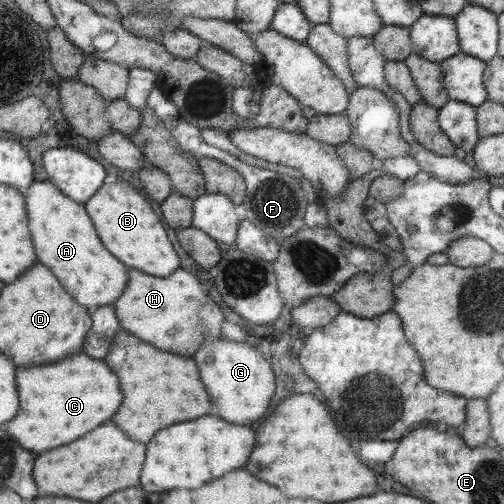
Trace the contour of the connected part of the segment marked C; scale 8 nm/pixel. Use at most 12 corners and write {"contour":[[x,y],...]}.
{"contour":[[102,359],[17,368],[7,430],[33,452],[73,442],[121,403]]}

